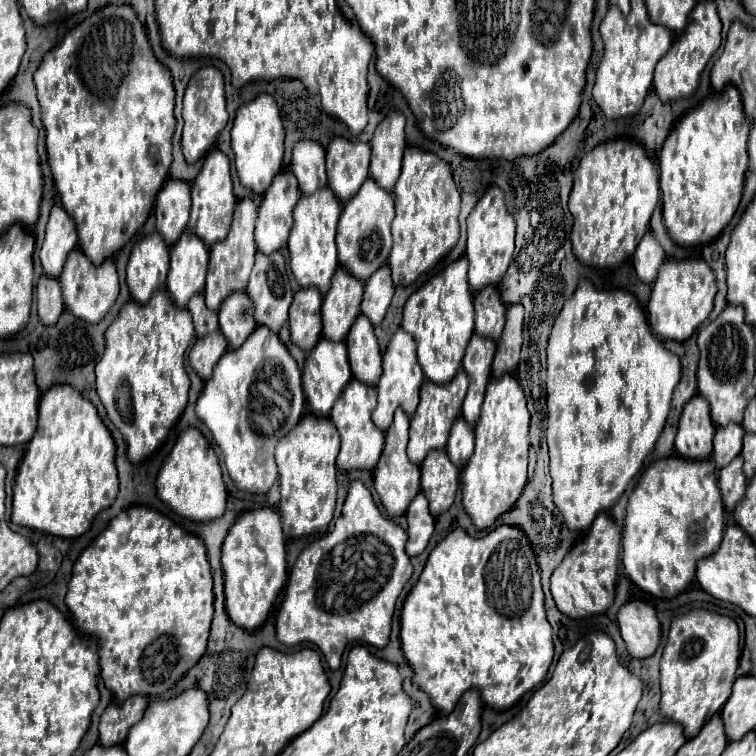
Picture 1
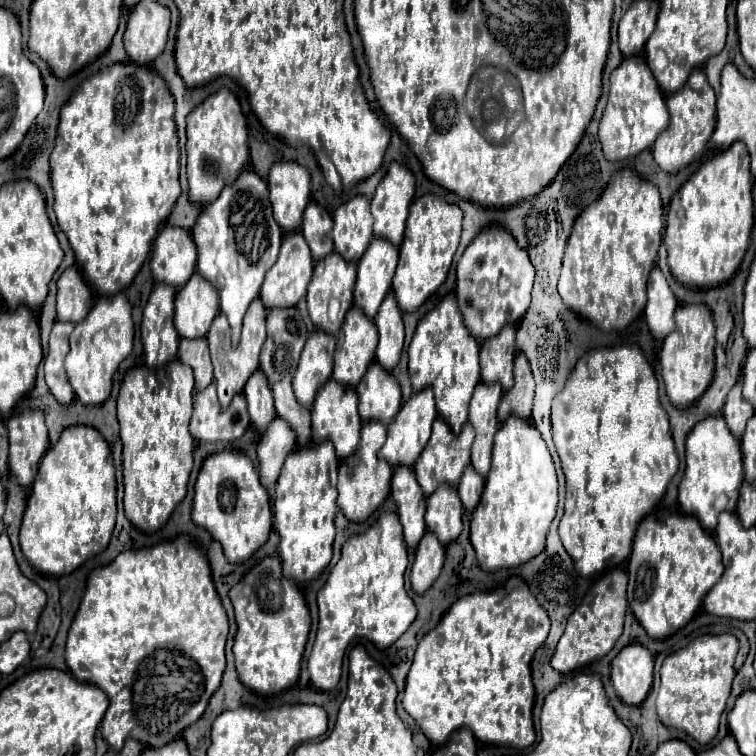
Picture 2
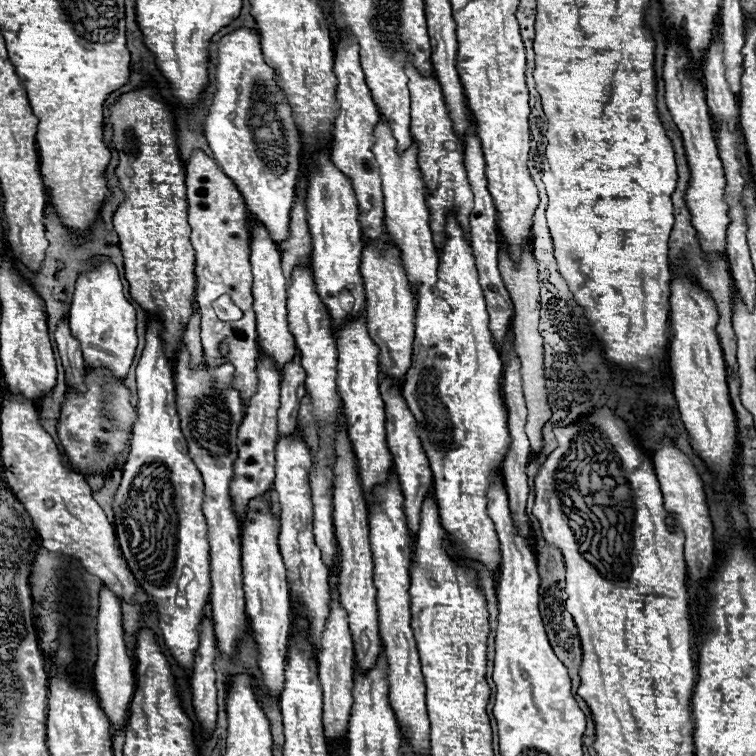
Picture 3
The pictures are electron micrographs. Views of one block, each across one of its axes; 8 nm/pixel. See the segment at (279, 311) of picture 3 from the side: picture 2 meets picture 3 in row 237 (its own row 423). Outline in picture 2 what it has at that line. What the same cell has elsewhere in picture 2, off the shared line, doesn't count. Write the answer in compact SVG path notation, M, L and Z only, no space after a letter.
M256 370L248 378L248 382L244 386L244 396L248 402L248 414L250 414L252 426L258 432L266 432L266 428L268 428L270 420L274 420L276 412L274 412L274 398L270 392L270 384L260 370Z

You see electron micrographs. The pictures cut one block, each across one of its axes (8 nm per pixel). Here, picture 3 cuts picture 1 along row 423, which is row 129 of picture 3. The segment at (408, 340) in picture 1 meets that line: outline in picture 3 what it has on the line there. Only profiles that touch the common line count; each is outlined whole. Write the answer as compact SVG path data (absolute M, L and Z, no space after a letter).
M380 118L378 126L374 126L376 144L372 152L376 154L376 160L380 164L380 176L382 176L382 190L384 190L384 226L390 238L398 242L398 248L402 250L402 264L406 266L406 274L410 274L412 290L420 284L432 284L438 282L438 250L432 242L430 232L430 210L426 206L426 182L422 178L420 166L418 166L418 144L412 142L410 148L404 152L396 150L396 140L392 136L390 122L386 118Z

